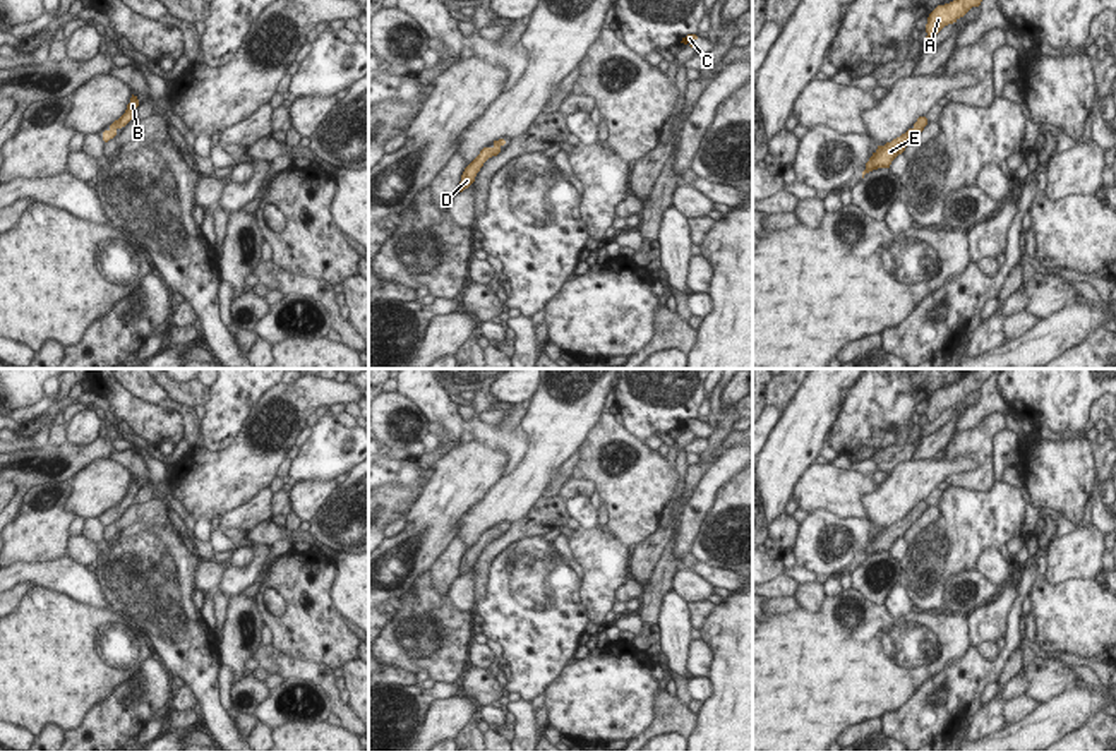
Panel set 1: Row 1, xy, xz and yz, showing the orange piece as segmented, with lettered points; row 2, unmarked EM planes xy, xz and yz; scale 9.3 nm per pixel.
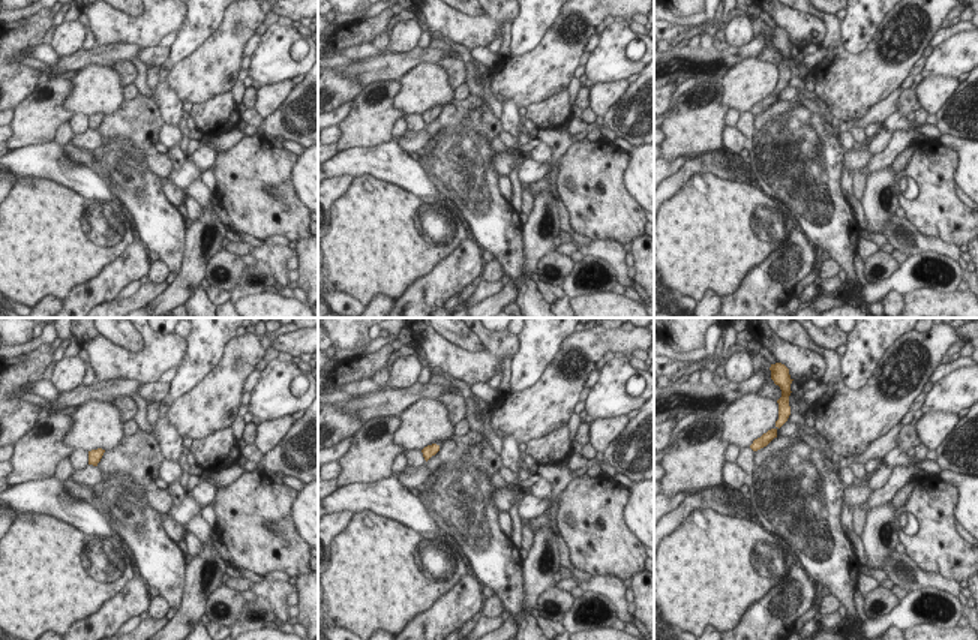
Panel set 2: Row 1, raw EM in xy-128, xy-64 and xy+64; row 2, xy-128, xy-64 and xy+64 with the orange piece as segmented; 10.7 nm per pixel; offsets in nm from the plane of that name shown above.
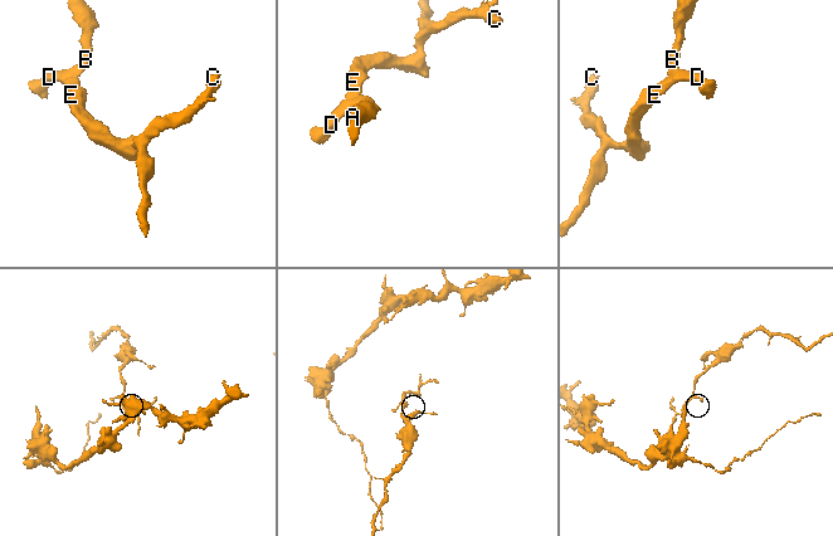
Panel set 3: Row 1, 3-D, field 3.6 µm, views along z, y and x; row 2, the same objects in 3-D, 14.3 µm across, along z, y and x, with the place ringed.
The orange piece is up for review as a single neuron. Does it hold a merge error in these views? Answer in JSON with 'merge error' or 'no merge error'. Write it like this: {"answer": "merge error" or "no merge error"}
{"answer": "no merge error"}

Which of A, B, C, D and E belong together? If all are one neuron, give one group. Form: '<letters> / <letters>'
A B C D E

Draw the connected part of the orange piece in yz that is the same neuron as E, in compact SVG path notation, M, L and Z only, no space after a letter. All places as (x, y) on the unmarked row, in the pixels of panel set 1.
M919 501L912 513L909 513L900 521L886 526L885 530L878 530L869 545L866 547L866 554L862 556L862 562L866 557L878 552L890 552L891 545L905 535L905 532L915 523L919 516L927 509L926 501Z

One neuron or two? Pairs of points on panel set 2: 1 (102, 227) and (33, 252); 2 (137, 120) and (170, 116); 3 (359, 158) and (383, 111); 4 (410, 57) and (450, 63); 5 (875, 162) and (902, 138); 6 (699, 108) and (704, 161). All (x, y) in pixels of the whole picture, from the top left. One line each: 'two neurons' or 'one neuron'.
1: one neuron
2: two neurons
3: two neurons
4: two neurons
5: one neuron
6: two neurons

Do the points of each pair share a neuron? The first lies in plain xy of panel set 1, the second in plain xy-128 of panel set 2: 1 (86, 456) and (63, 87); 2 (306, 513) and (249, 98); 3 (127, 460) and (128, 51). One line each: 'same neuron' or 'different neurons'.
1: different neurons
2: different neurons
3: different neurons

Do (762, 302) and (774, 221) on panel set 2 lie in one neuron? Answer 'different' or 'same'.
different

